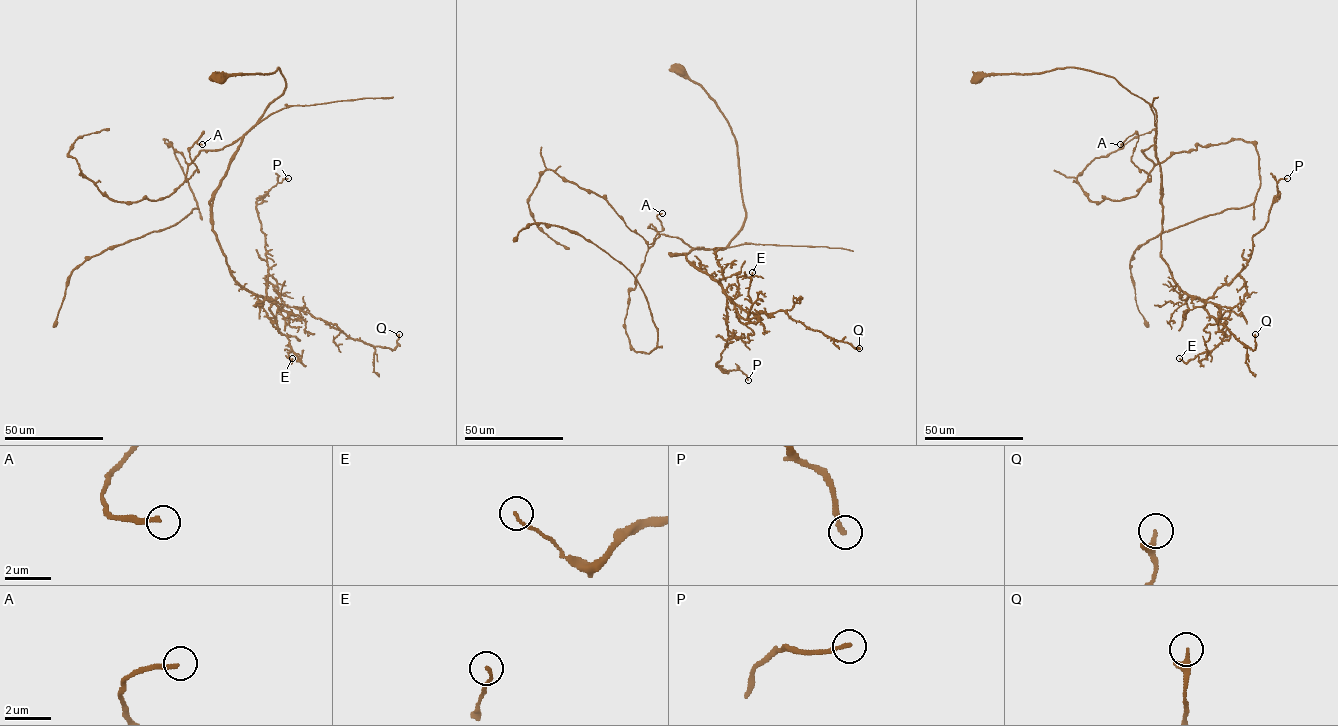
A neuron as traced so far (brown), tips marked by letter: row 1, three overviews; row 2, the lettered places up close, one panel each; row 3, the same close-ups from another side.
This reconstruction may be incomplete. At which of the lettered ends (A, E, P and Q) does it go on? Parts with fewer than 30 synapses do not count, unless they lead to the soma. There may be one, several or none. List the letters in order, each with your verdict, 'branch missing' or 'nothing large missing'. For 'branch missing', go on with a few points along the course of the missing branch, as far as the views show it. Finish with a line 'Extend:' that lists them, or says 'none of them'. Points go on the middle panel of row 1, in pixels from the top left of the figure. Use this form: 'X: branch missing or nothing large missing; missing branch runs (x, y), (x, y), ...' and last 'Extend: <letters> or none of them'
A: nothing large missing
E: nothing large missing
P: nothing large missing
Q: nothing large missing
Extend: none of them

